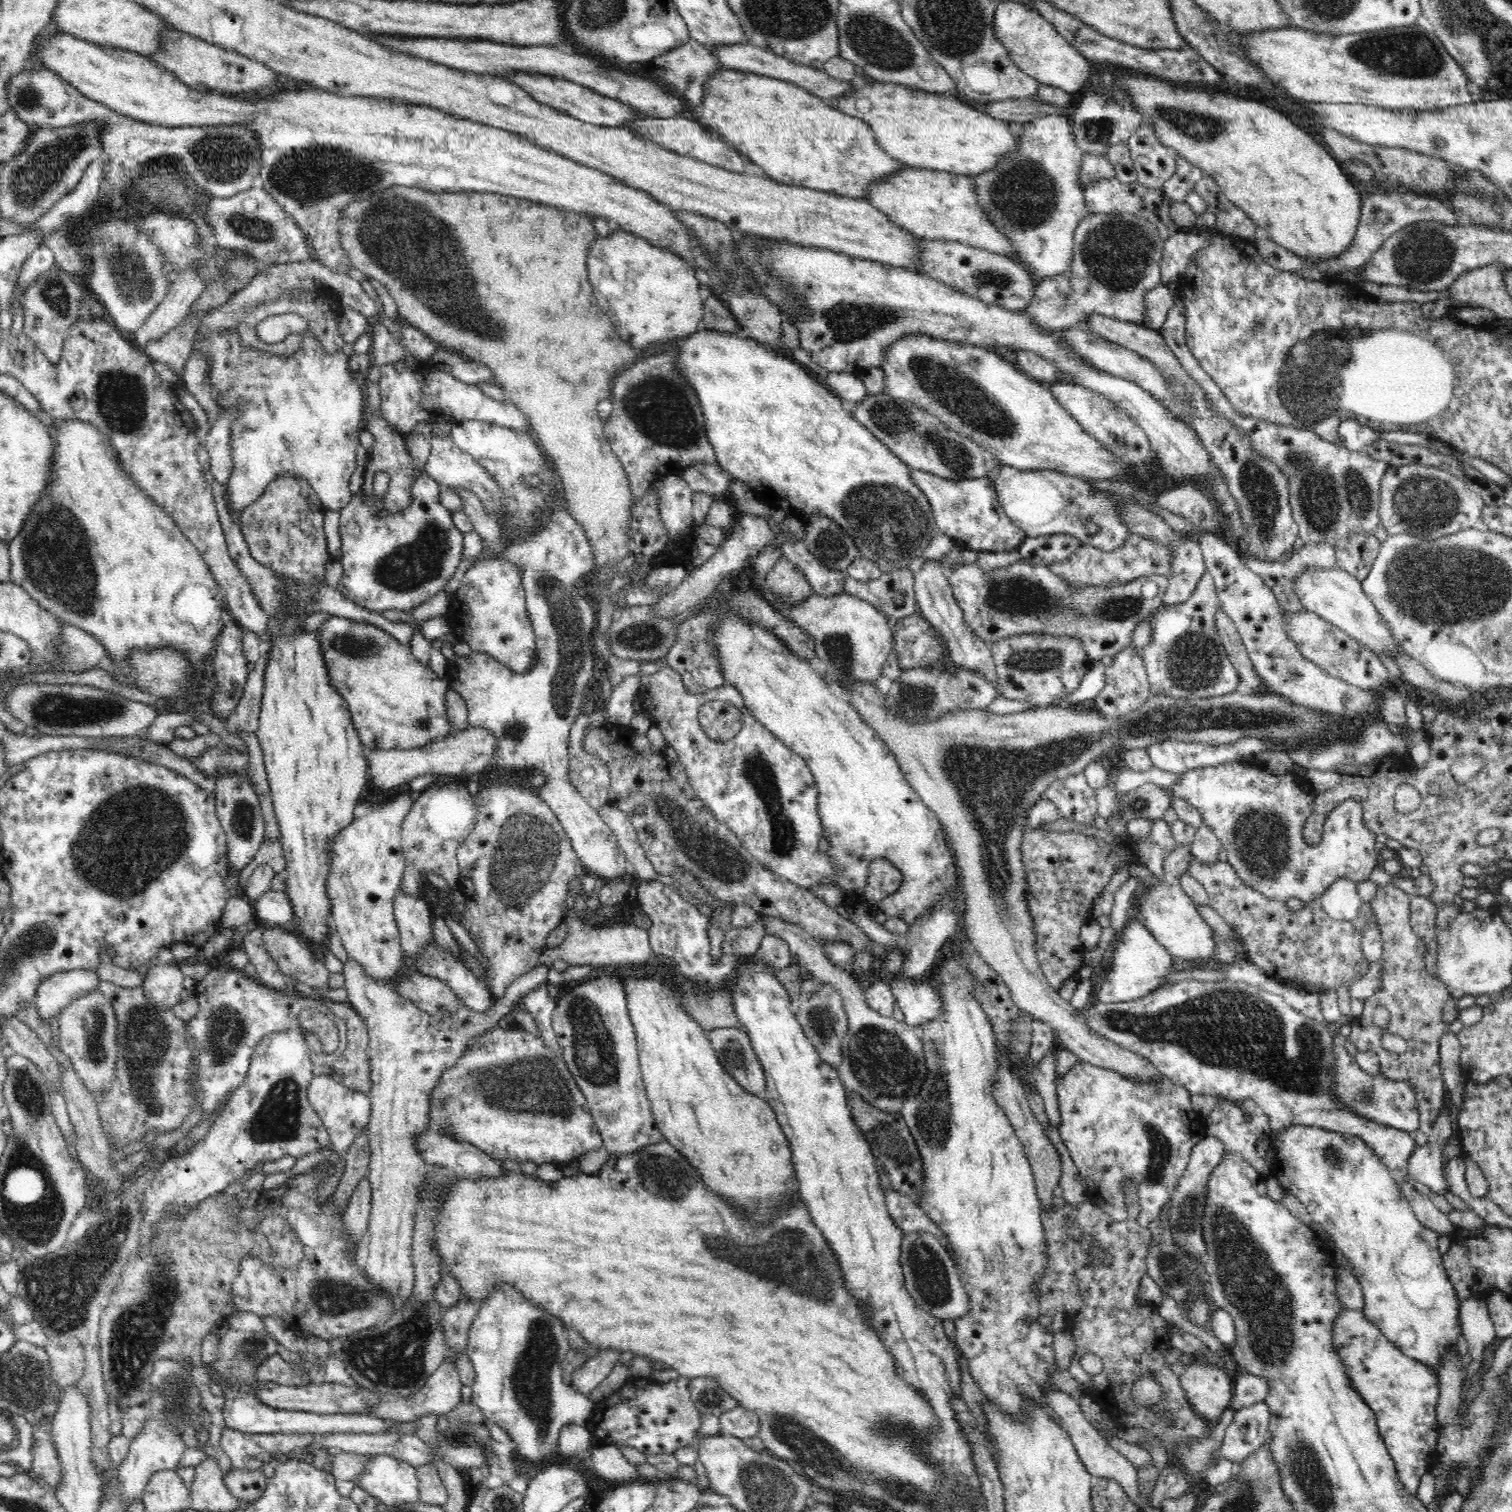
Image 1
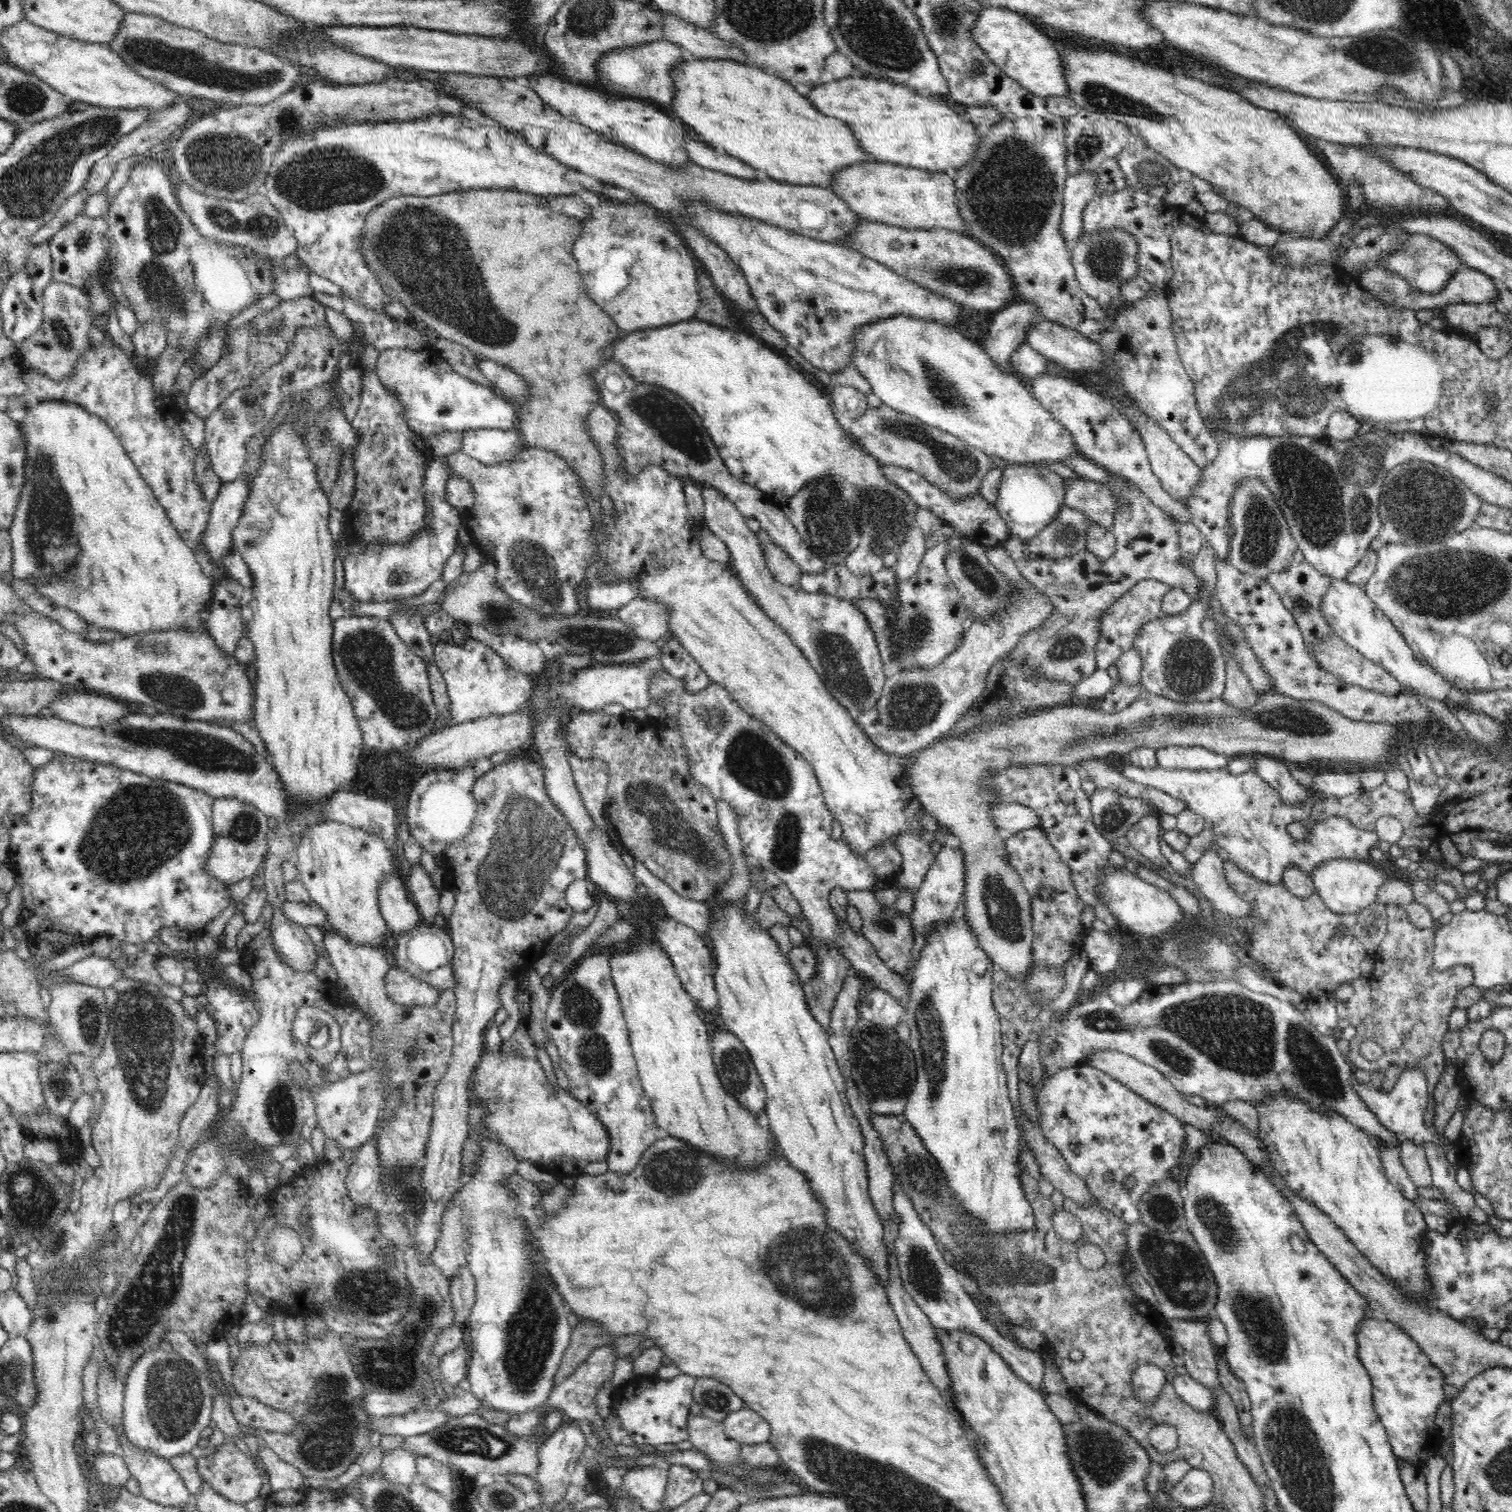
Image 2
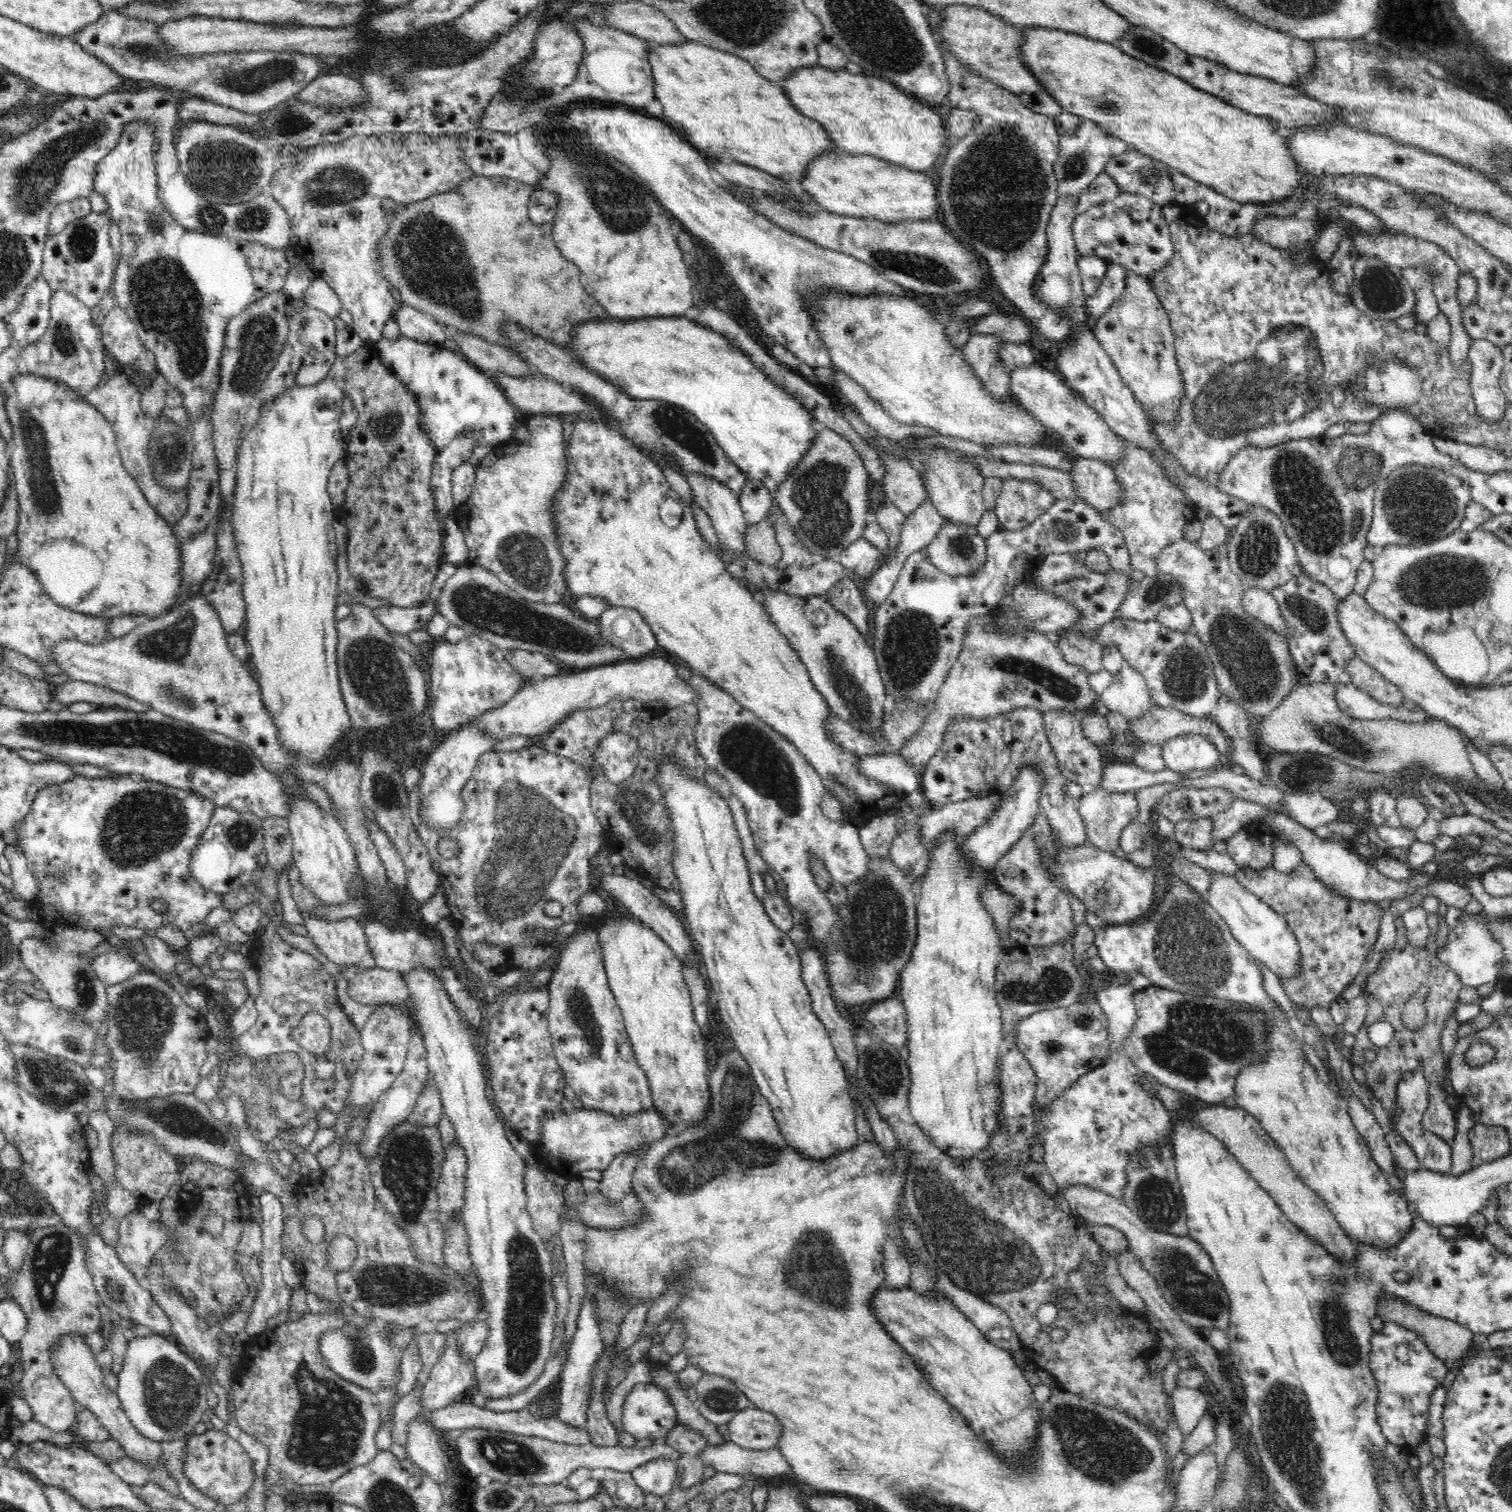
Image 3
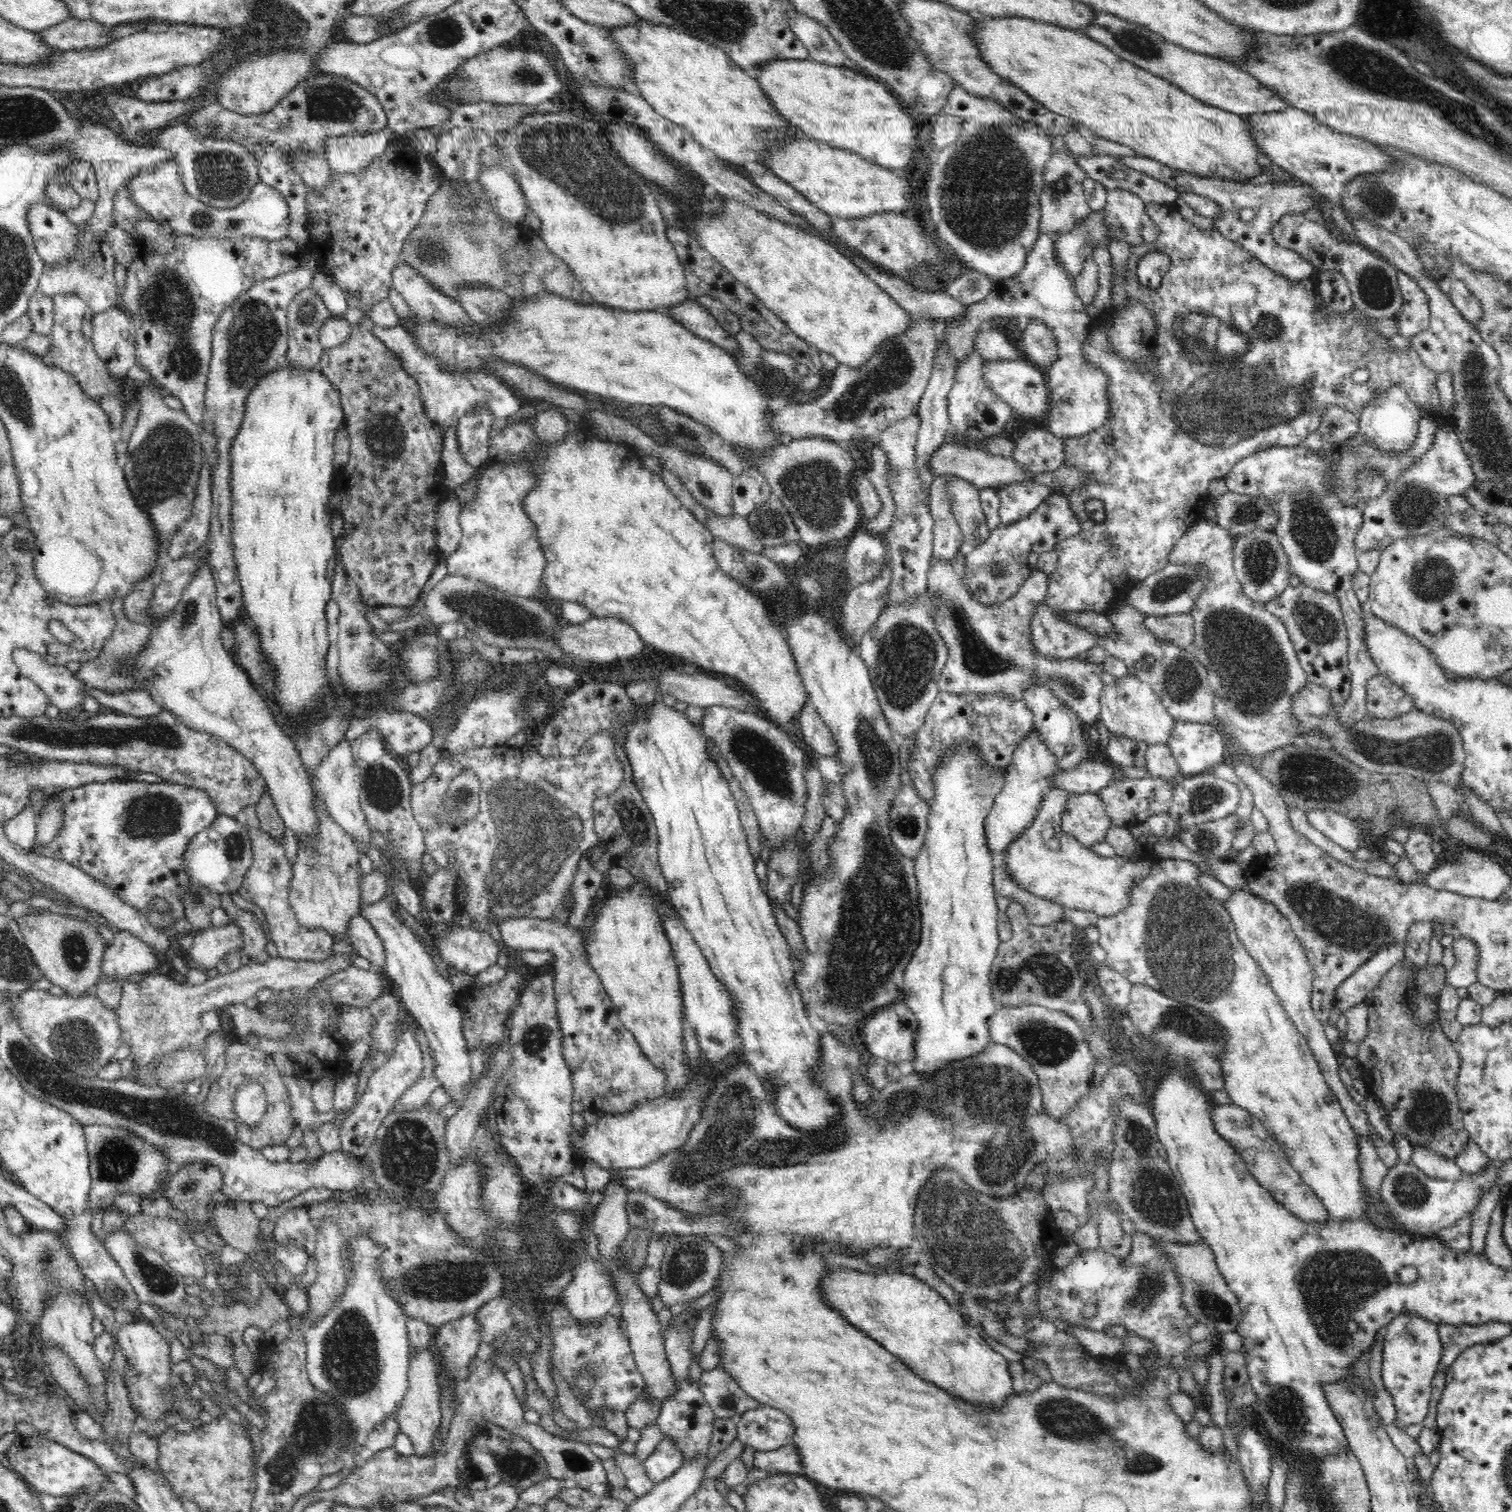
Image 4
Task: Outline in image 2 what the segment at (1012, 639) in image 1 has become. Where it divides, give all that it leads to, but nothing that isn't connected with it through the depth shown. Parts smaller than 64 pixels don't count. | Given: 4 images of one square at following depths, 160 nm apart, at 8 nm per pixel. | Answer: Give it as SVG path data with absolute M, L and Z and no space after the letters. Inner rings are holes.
M1117 475L1114 479L1107 487L1119 502L1112 526L1117 544L1115 553L1108 560L1100 560L1088 550L1055 560L1026 560L1023 553L1025 540L1010 537L1004 544L1005 552L1014 559L1022 576L1054 604L1052 616L1040 628L1024 634L1016 648L1006 654L1006 659L1020 665L1028 664L1032 671L1050 682L1068 682L1076 686L1084 677L1094 674L1100 618L1104 610L1108 610L1140 580L1159 580L1169 587L1185 590L1192 602L1201 600L1203 589L1194 573L1193 563L1184 565L1180 561L1178 523L1154 505L1134 483Z

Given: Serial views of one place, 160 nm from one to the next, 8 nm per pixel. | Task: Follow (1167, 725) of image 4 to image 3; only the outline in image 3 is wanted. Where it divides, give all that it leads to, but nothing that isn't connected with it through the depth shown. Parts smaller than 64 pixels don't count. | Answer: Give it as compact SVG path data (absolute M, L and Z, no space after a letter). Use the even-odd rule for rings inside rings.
M1126 662L1113 675L1112 684L1104 689L1100 700L1109 712L1119 712L1129 722L1150 712L1154 703L1146 680Z

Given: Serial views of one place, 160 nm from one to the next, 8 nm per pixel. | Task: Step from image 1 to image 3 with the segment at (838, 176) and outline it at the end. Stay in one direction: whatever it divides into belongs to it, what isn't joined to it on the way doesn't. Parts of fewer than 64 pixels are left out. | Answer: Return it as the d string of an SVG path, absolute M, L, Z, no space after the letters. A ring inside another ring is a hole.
M694 41L678 44L650 42L650 45L648 59L653 71L655 97L662 103L663 114L672 119L686 139L705 156L719 158L729 154L735 162L758 167L782 180L801 181L815 156L836 149L819 122L800 114L782 90L772 86L775 83L766 80L746 60Z

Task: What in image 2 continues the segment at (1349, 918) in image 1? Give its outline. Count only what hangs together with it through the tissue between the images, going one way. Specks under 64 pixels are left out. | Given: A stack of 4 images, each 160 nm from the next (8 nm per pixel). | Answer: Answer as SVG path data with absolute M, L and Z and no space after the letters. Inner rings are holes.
M1330 859L1313 868L1311 872L1315 891L1323 902L1336 914L1358 914L1377 903L1380 888L1388 881L1388 874L1368 861Z

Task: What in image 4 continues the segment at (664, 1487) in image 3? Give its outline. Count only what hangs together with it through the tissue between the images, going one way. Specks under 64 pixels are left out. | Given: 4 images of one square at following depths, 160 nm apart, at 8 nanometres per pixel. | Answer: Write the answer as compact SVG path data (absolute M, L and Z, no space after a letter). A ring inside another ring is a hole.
M663 1438L656 1450L643 1461L648 1479L654 1484L670 1478L682 1462L682 1450L671 1438Z

